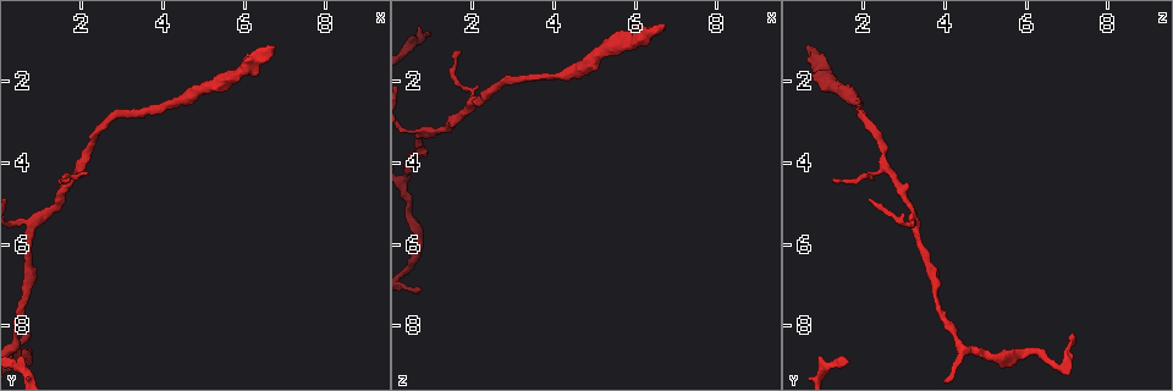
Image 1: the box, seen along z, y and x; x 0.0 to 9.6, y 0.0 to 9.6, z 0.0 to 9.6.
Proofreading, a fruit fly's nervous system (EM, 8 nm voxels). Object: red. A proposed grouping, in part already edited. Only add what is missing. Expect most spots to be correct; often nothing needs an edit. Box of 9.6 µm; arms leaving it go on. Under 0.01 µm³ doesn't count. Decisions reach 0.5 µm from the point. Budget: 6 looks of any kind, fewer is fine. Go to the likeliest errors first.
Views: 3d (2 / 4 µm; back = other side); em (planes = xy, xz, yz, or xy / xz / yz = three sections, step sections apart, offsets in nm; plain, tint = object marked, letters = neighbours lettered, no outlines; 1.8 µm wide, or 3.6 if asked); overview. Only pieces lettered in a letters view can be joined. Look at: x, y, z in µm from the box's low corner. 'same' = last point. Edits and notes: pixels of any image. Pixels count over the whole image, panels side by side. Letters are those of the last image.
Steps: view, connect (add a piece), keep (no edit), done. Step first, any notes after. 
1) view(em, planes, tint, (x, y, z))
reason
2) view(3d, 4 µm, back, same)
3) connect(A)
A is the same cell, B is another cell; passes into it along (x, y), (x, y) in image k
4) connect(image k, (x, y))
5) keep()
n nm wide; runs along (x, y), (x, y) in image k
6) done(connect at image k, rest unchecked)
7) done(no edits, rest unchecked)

view(em, yz, step 4, letters, (0.65, 8.25, 7.05))
tapers out

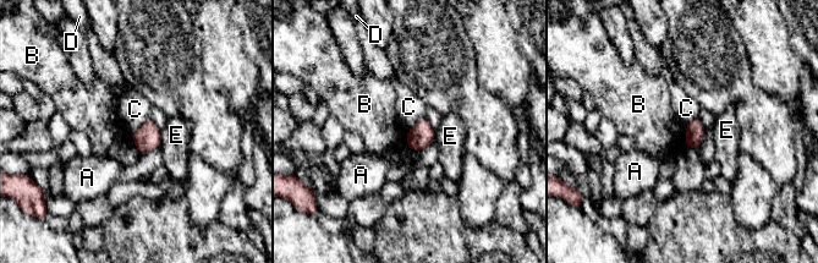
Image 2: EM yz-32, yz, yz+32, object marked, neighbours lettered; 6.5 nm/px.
keep()
A, B, C, D and E are other cells; border along (148, 118), (132, 136) in image 2; no lettered piece goes on from it

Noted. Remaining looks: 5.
view(3d, 4 µm, (0.85, 5.50, 3.25))
abrupt turn

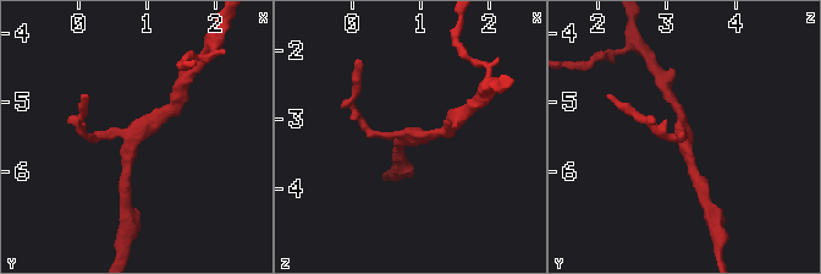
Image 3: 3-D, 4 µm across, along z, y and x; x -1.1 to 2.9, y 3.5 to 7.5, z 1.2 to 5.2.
view(em, planes, letters, (0.85, 5.60, 3.25))
3 arms

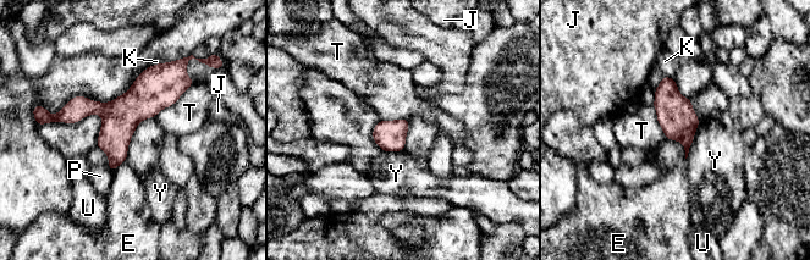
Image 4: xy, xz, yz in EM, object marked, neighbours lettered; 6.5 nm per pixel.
keep()
E, J, K, P, T, U and Y are other cells; border along (194, 82), (155, 116) in image 4; none of them fits

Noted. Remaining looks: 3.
view(3d, 2 µm, (1.60, 4.45, 1.20))
tapers out

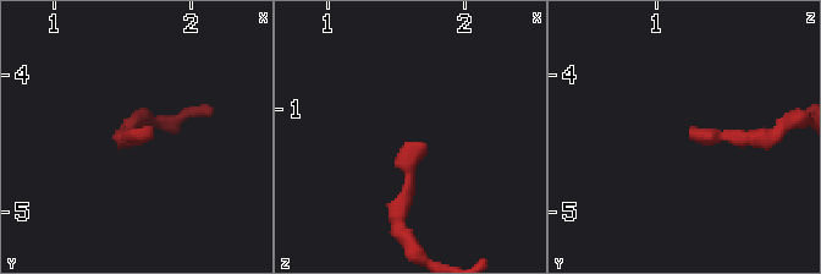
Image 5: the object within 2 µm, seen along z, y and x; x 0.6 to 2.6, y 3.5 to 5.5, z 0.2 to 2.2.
view(em, planes, letters, (1.66, 4.38, 1.20))

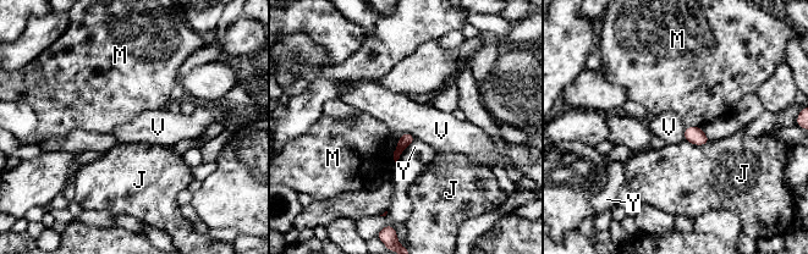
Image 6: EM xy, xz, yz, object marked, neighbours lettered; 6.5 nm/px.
keep()
J, M, V and Y are other cells; border along (404, 132), (408, 132), (416, 138) in image 6; none of them fits

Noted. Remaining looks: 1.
done(no edits, rest unchecked)

